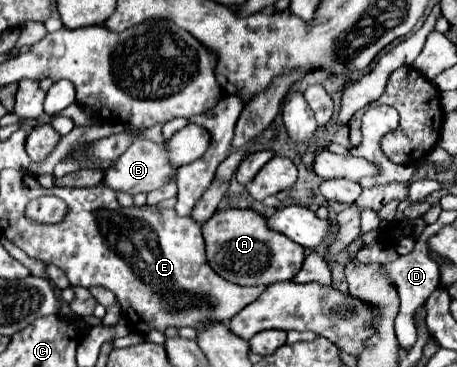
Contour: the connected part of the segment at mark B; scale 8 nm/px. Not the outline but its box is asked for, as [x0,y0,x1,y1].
[102,136,176,196]

